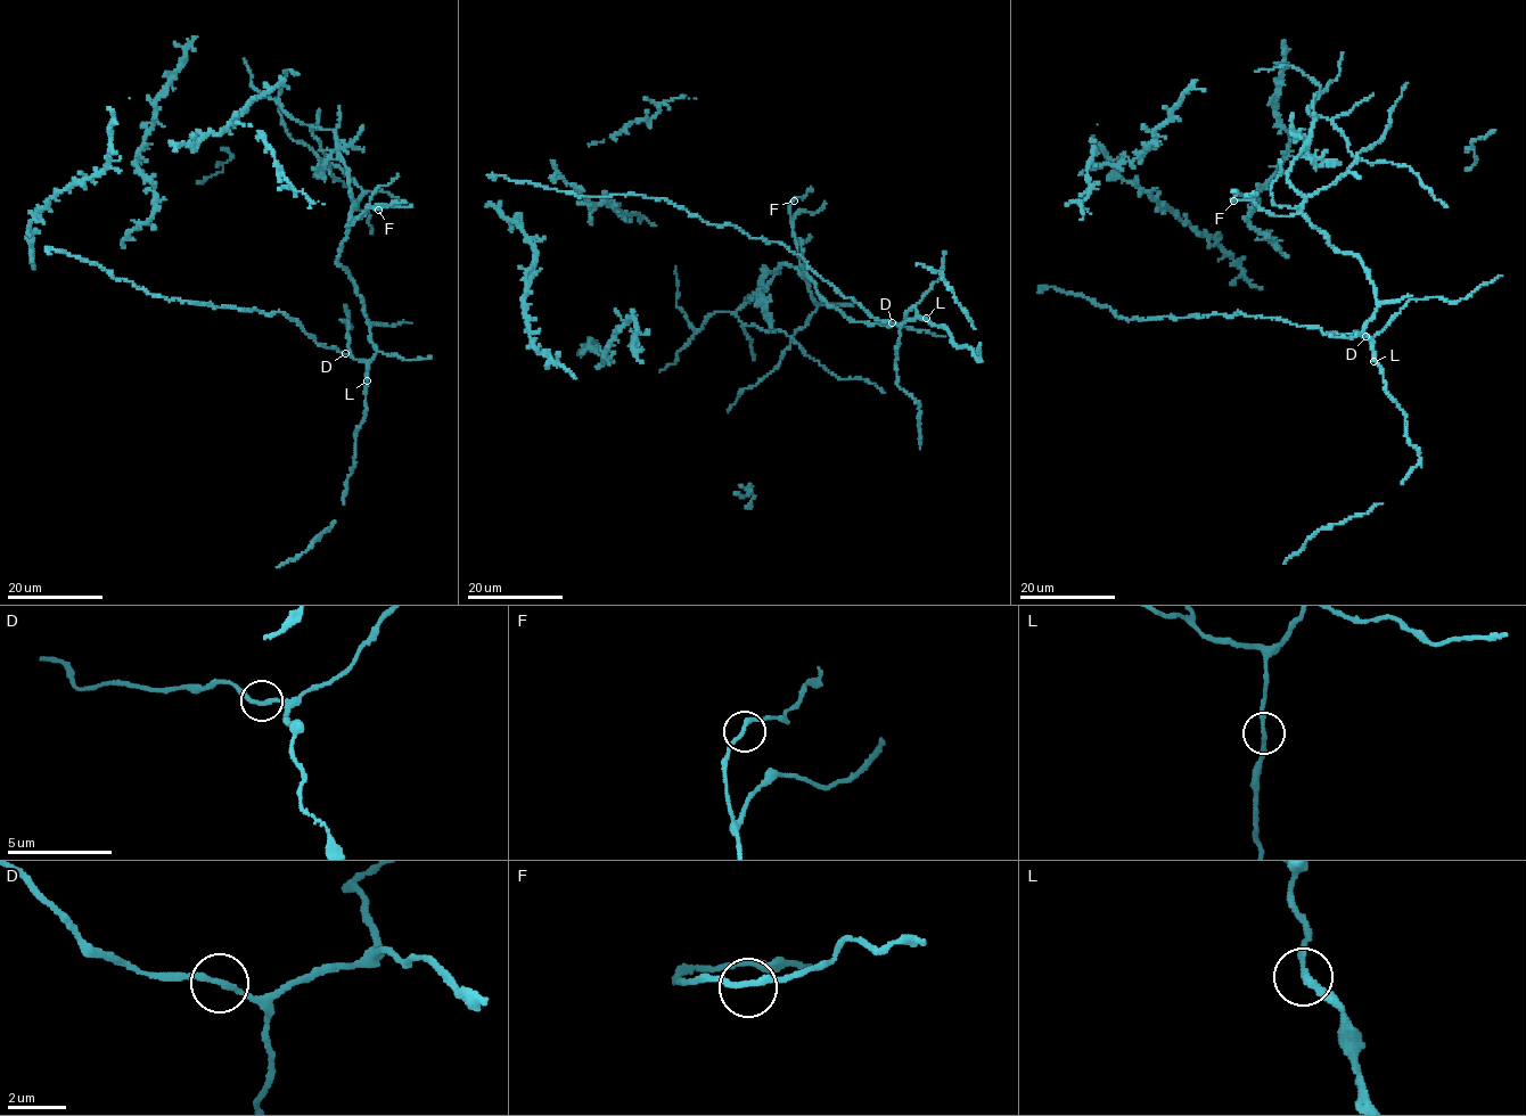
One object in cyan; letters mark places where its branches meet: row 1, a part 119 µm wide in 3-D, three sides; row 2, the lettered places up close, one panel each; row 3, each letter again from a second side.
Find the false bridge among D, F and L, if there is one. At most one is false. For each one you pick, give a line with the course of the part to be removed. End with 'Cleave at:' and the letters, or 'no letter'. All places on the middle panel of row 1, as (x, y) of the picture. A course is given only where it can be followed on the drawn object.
Cleave at: no letter

